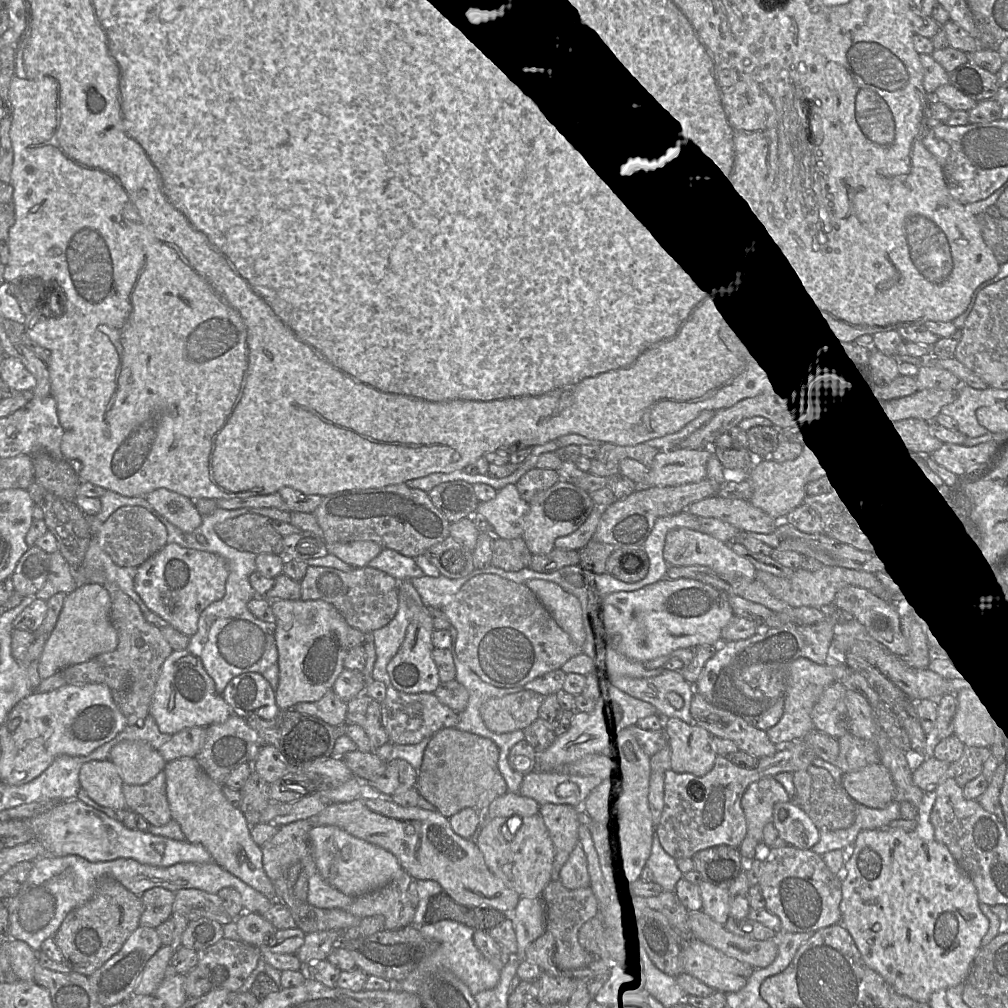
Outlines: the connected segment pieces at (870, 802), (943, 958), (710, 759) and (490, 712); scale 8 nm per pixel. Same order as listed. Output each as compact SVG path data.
M881 763L845 773L842 782L851 799L864 806L882 809L895 800L895 786L891 774Z
M902 829L863 830L852 845L852 856L845 862L844 873L841 875L841 923L852 936L867 966L880 974L897 993L917 1001L928 1002L934 992L965 981L970 966L981 947L981 940L989 929L989 920L980 910L978 893L971 878L960 868L947 846L937 840L925 841L914 832Z
M671 718L666 732L674 772L704 776L713 769L718 755L713 747L714 736L706 729Z
M522 690L503 697L490 698L480 707L486 727L497 734L523 730L538 718L544 696Z

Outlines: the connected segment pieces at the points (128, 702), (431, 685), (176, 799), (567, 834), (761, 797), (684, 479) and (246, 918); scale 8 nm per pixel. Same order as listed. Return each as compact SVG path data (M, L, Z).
M106 583L103 586L111 598L110 618L118 633L117 648L87 662L68 666L41 680L36 691L46 693L66 685L105 684L111 690L118 709L125 716L127 725L132 726L150 714L161 666L174 650L164 638L161 629L146 620L140 606L118 585Z
M424 605L412 607L412 619L407 627L404 641L387 666L391 685L408 694L434 693L440 684L438 670L432 658L433 621L427 608Z
M195 757L167 762L163 772L171 816L179 823L185 839L202 844L214 863L275 903L276 892L263 868L261 846L254 842L250 834L251 825L242 811L226 799L221 786L202 770Z
M543 804L539 807L544 824L554 846L551 880L558 880L562 866L578 844L579 820L577 808L571 805Z
M765 777L752 783L741 801L747 823L747 835L762 843L764 827L770 822L773 823L775 805L792 800L775 777Z
M673 447L659 450L646 476L644 487L679 486L706 478L711 449Z
M244 911L235 924L241 941L257 948L265 945L277 930L261 914L253 912Z

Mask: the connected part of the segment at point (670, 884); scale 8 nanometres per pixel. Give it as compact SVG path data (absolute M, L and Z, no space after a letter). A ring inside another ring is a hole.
M656 833L647 868L652 872L652 881L662 886L665 892L674 892L677 883L684 878L677 866L677 860L663 849Z

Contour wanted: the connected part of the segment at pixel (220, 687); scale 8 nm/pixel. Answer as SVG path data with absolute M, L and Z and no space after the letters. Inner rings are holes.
M106 491L100 497L102 503L101 511L96 515L101 522L106 521L116 510L124 506L141 506L150 511L167 529L167 543L176 543L185 548L207 551L223 557L229 567L229 576L226 582L226 593L224 597L213 602L206 607L200 615L198 622L198 631L190 637L187 650L197 656L208 673L213 679L218 694L222 695L227 684L234 677L246 672L258 672L262 674L271 665L278 661L278 649L275 640L275 624L270 624L256 618L248 609L248 602L257 596L256 591L250 583L250 575L257 571L257 555L250 552L238 551L225 544L215 532L215 526L227 519L235 518L250 513L251 507L241 508L241 511L235 509L226 509L230 512L220 512L215 516L208 518L204 526L198 527L193 533L185 533L166 518L158 517L155 514L151 504L144 497L126 497L113 491ZM202 531L212 532L211 543L206 543Z

